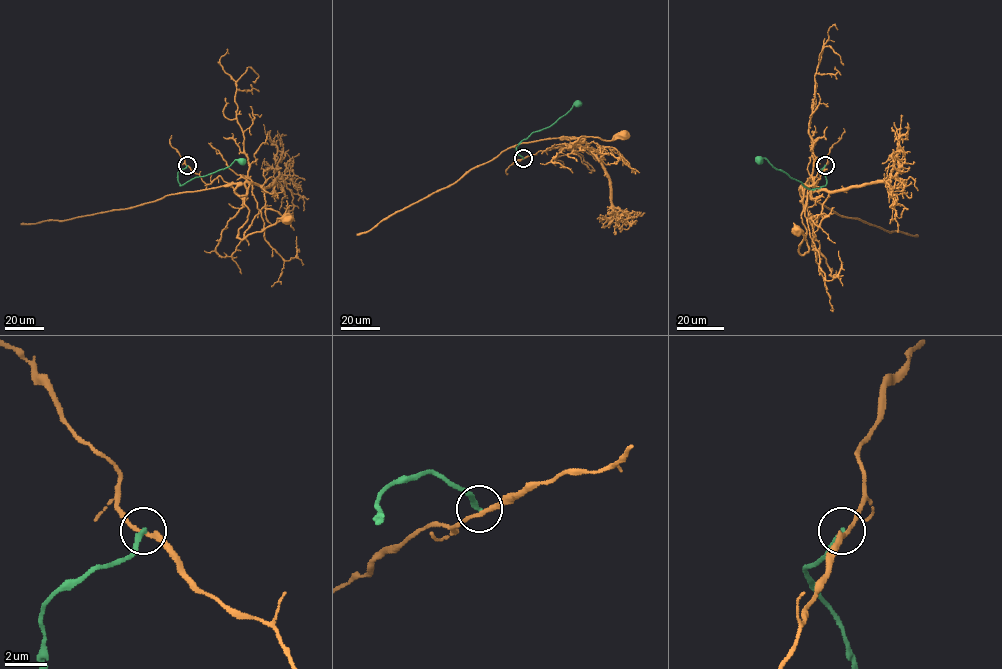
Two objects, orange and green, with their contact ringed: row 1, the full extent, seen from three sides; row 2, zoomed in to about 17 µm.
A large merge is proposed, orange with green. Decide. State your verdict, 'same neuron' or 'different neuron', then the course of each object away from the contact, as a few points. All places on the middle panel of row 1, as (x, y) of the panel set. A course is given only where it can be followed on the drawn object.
different neuron; orange runs (523, 158), (584, 138), (583, 143), (573, 144), (581, 136), (612, 140), (623, 135); green runs (523, 158), (515, 155), (514, 159), (522, 140), (550, 126), (578, 103)

